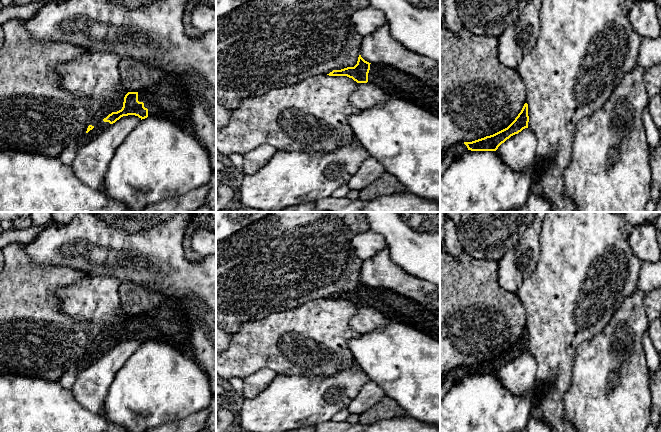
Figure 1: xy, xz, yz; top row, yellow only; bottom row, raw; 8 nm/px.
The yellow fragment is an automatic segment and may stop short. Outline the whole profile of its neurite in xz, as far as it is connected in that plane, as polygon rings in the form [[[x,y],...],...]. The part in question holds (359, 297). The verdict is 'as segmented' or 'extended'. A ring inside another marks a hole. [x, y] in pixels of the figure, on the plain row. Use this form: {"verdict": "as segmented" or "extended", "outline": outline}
{"verdict": "extended", "outline": [[[361,279],[354,291],[333,294],[329,300],[347,300],[357,307],[378,309],[386,317],[411,326],[440,341],[440,319],[418,302],[387,288],[371,288]]]}

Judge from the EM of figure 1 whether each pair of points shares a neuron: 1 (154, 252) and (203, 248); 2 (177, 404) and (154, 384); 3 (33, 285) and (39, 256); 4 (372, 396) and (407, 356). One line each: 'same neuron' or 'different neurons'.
1: different neurons
2: same neuron
3: different neurons
4: different neurons

